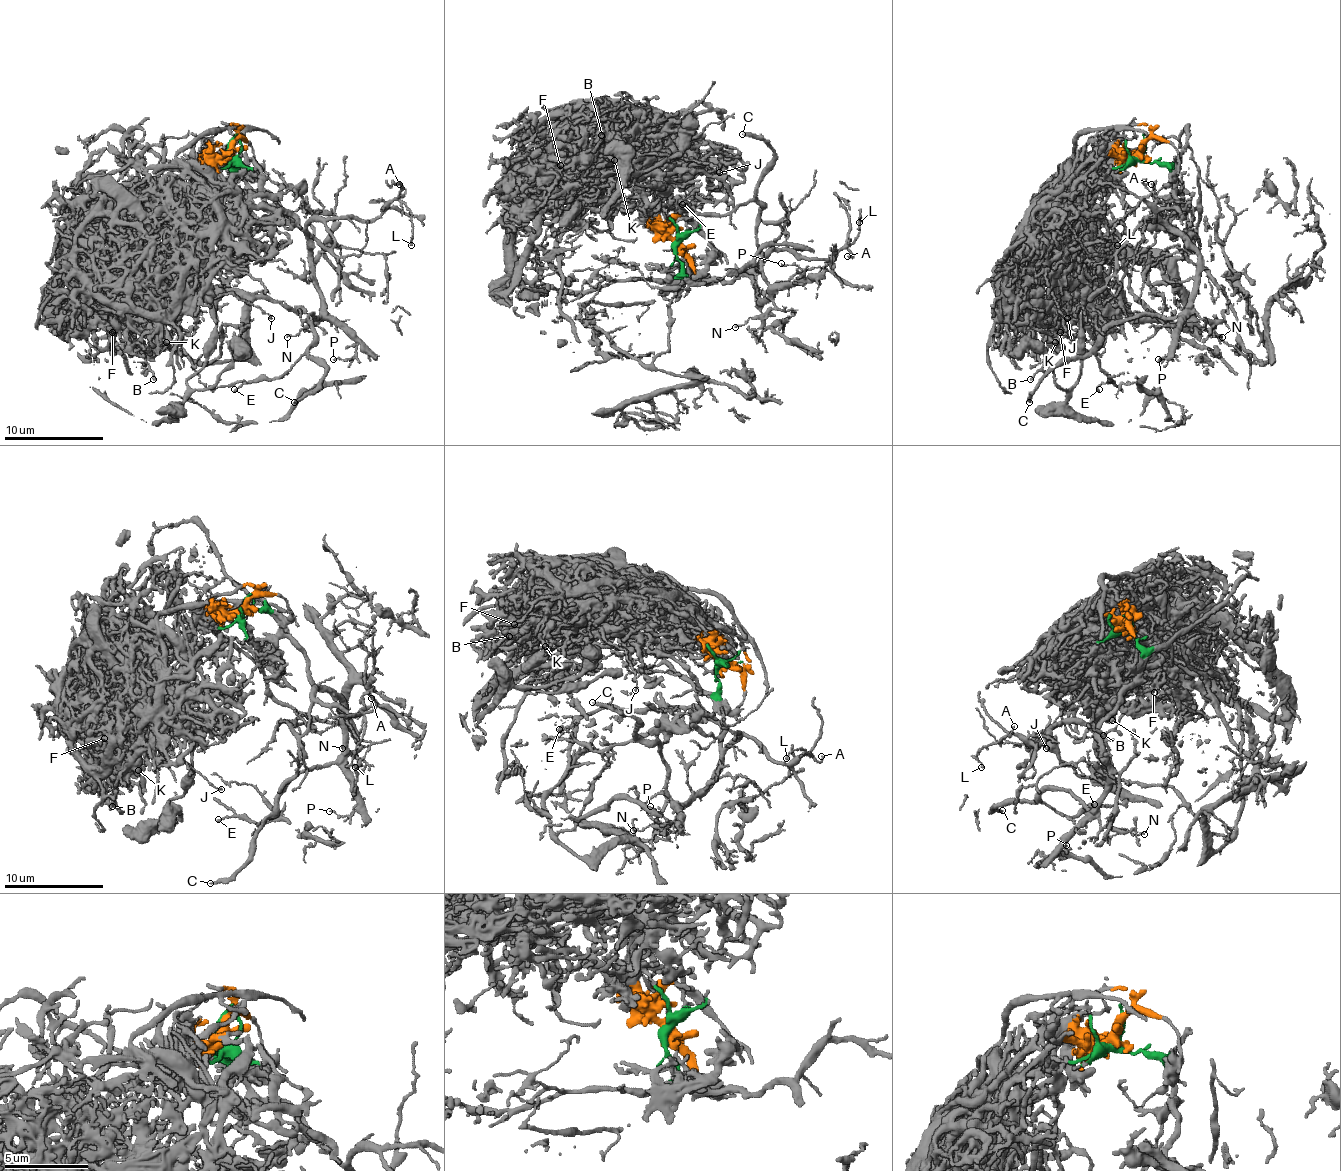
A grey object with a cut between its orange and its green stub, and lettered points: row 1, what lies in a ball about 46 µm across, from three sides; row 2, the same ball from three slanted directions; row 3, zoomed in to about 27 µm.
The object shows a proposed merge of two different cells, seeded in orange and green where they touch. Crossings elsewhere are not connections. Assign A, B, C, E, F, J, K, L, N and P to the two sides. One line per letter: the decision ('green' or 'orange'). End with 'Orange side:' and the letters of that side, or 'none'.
A: green
B: orange
C: green
E: green
F: orange
J: orange
K: orange
L: green
N: green
P: green
Orange side: B, F, J, K

